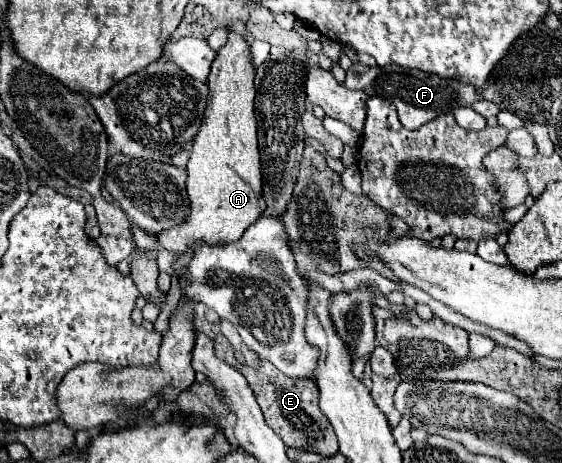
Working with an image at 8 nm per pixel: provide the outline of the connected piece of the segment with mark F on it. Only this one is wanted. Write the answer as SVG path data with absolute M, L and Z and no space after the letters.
M362 62L352 64L352 68L346 72L346 86L352 90L364 90L368 96L382 96L396 104L398 114L402 118L402 124L410 130L420 128L422 124L430 122L438 114L454 112L462 106L472 106L476 100L482 98L482 90L474 88L470 84L462 84L450 78L438 78L436 74L426 74L422 70L406 70L402 66L364 66Z

